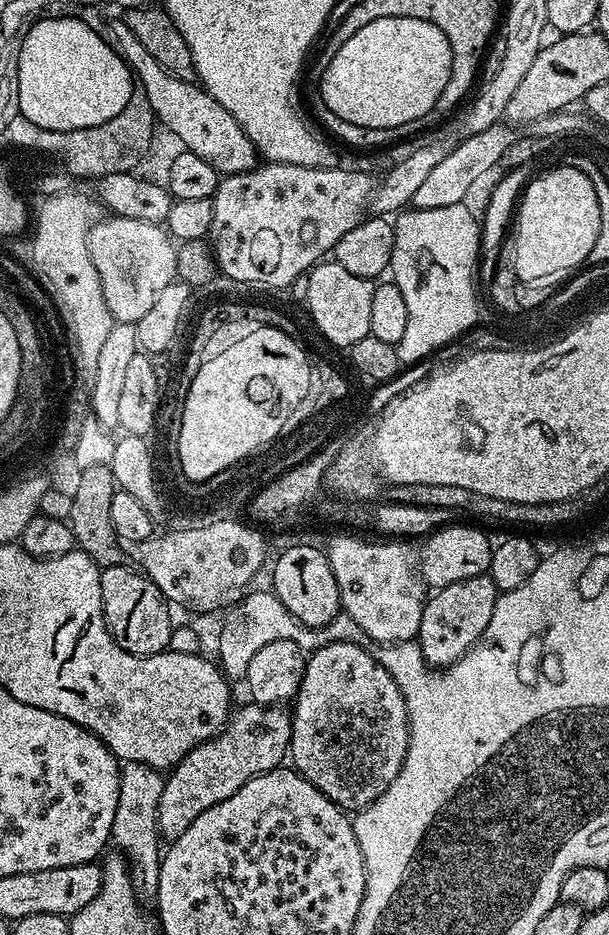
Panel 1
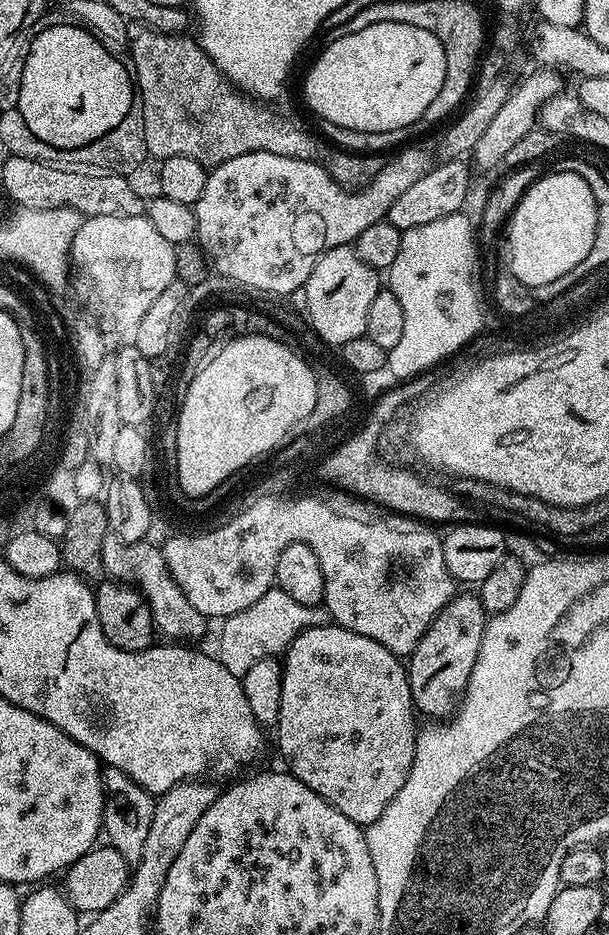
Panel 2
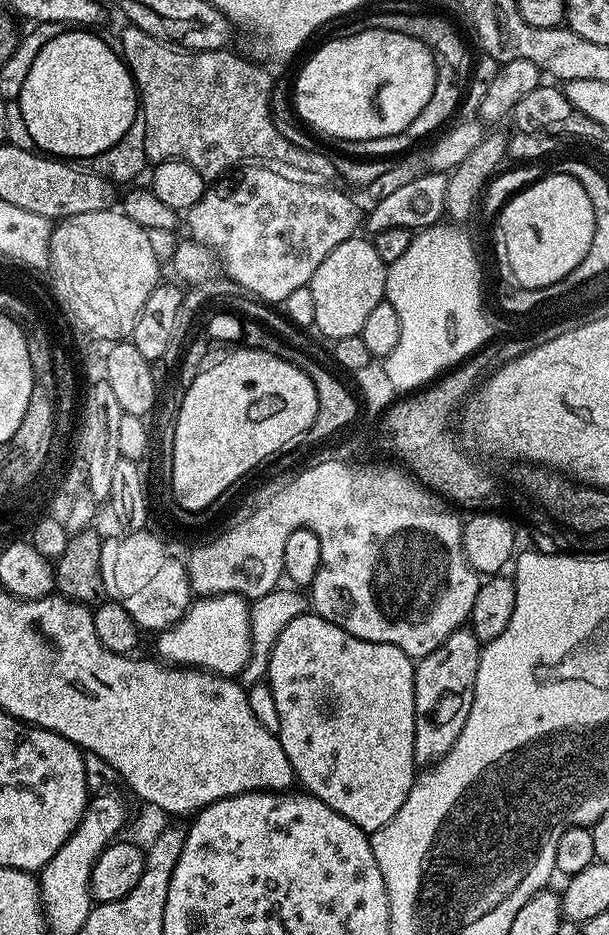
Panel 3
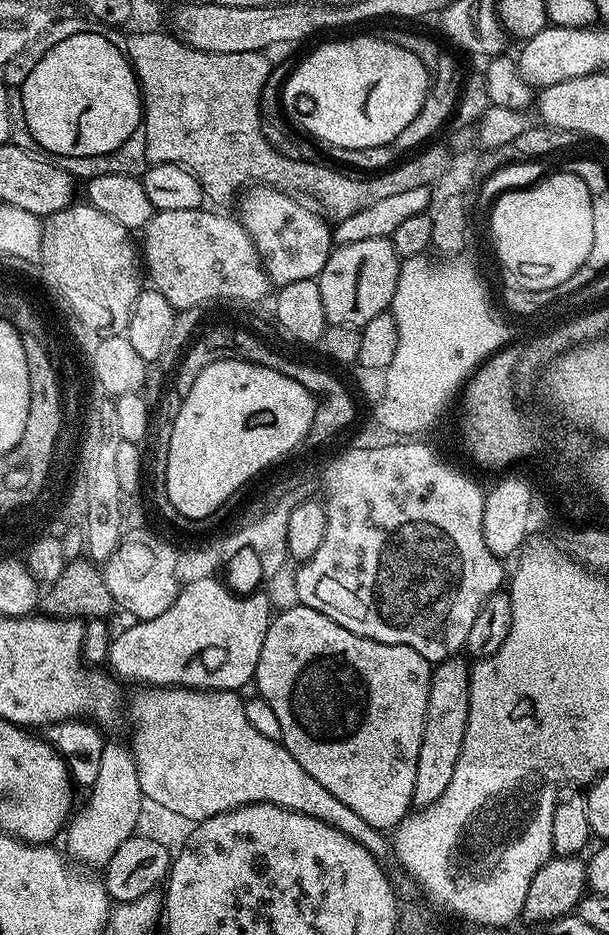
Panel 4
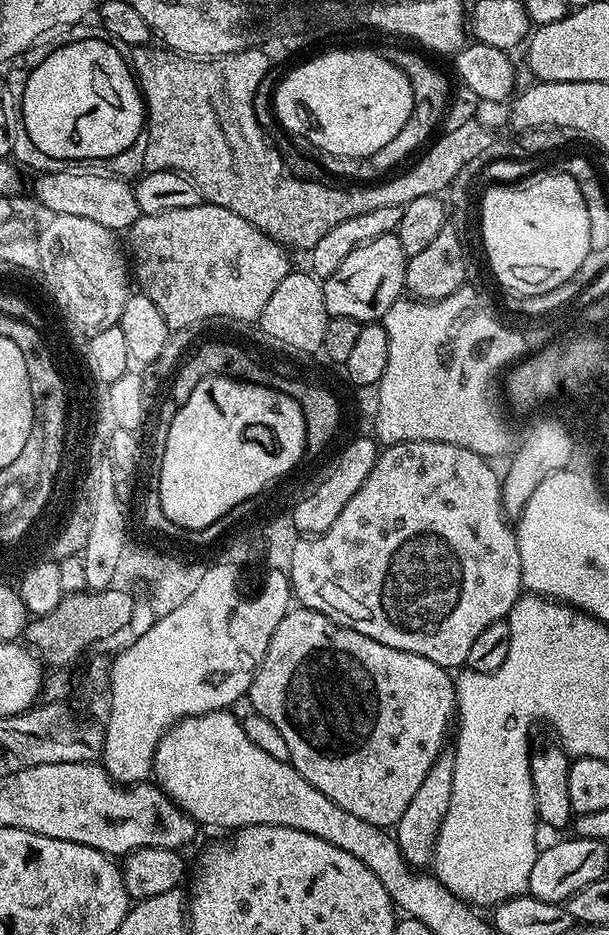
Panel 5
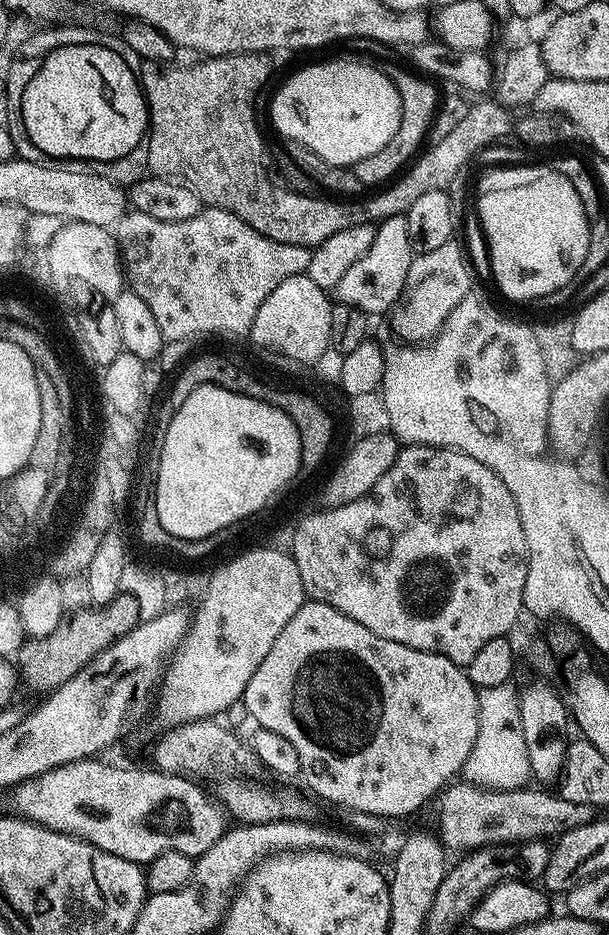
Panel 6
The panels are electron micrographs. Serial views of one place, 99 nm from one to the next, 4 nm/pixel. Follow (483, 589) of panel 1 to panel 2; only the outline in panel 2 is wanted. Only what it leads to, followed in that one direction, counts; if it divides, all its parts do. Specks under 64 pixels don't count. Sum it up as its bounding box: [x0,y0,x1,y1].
[406,594,489,721]

